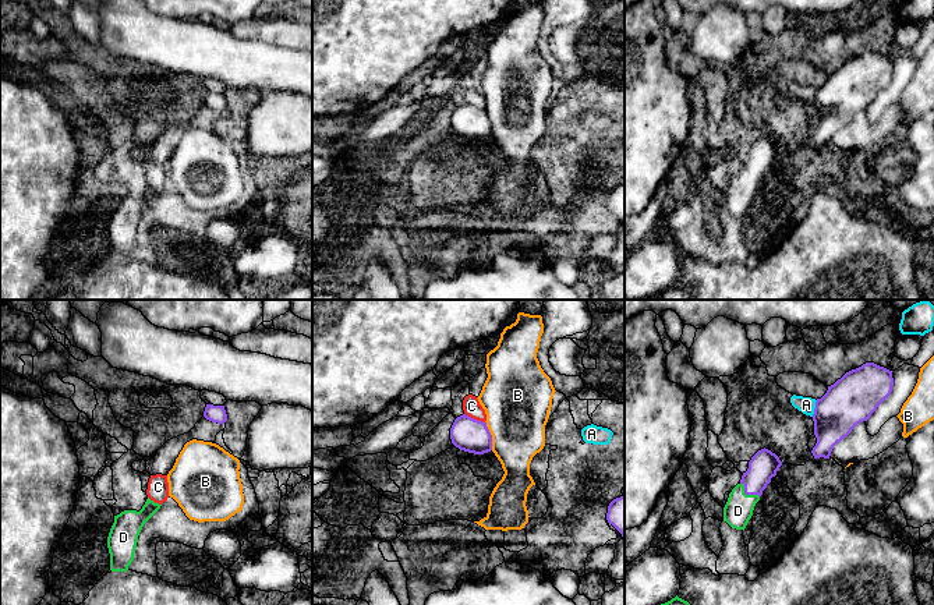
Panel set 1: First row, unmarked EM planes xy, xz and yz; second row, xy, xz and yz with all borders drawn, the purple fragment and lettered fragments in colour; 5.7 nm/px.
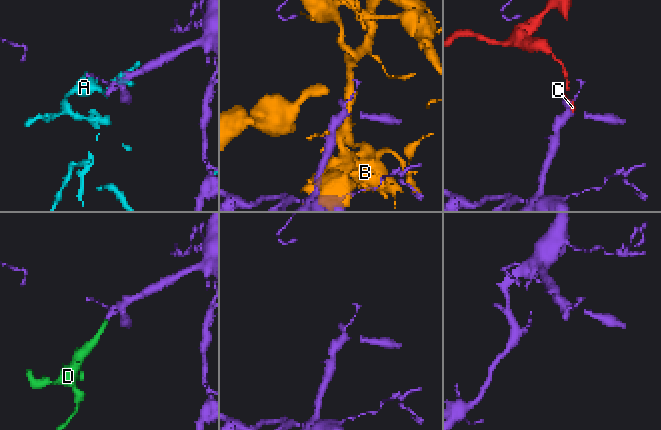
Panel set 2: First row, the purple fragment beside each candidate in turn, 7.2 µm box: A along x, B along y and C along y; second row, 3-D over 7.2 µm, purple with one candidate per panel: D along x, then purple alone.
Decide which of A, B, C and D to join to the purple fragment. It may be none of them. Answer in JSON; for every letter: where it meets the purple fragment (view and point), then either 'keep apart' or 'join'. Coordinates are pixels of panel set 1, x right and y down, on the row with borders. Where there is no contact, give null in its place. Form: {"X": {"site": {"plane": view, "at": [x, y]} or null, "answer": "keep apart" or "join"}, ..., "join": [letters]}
{"A": {"site": {"plane": "yz", "at": [814, 409]}, "answer": "keep apart"}, "B": {"site": {"plane": "xz", "at": [491, 435]}, "answer": "keep apart"}, "C": {"site": {"plane": "xz", "at": [473, 418]}, "answer": "keep apart"}, "D": {"site": {"plane": "yz", "at": [747, 494]}, "answer": "join"}, "join": ["D"]}

